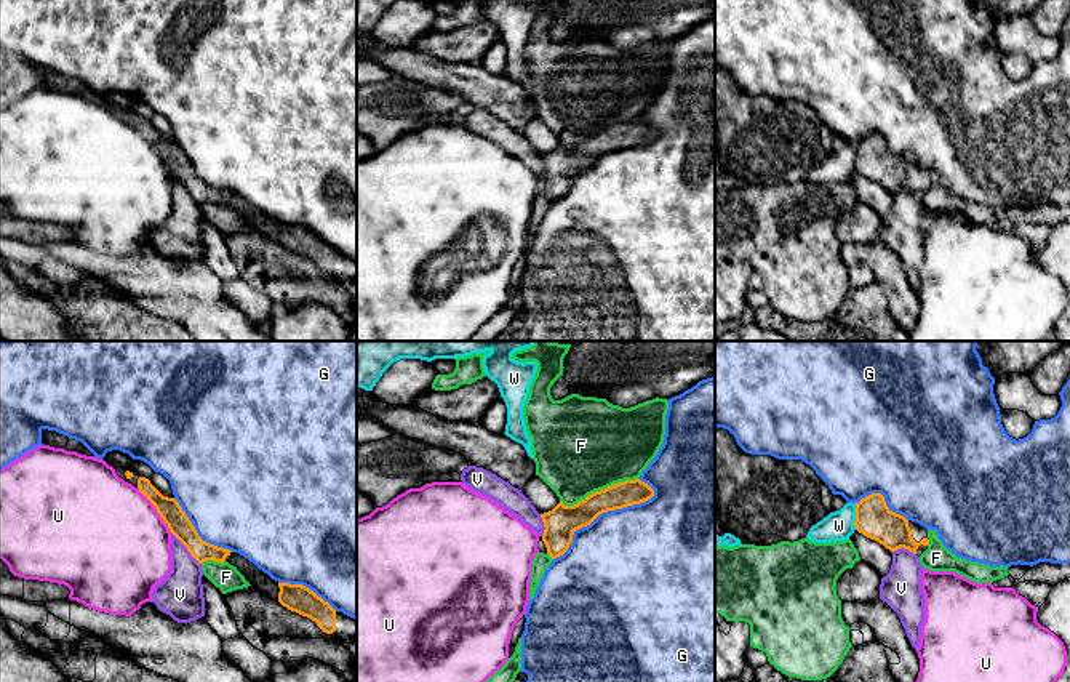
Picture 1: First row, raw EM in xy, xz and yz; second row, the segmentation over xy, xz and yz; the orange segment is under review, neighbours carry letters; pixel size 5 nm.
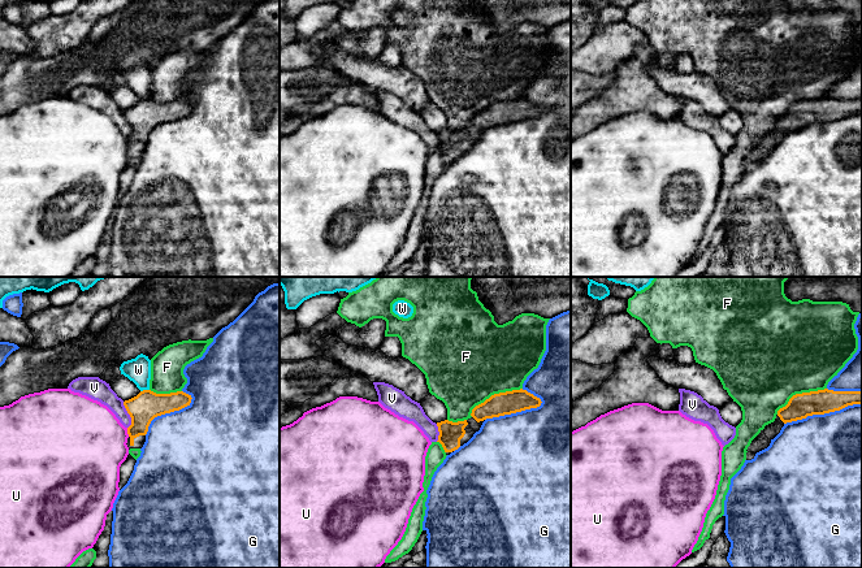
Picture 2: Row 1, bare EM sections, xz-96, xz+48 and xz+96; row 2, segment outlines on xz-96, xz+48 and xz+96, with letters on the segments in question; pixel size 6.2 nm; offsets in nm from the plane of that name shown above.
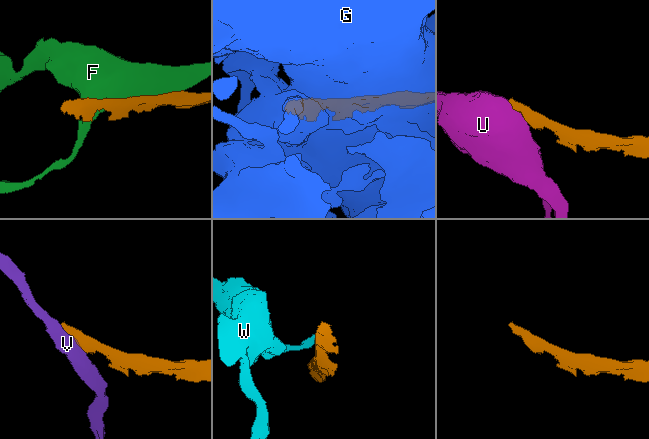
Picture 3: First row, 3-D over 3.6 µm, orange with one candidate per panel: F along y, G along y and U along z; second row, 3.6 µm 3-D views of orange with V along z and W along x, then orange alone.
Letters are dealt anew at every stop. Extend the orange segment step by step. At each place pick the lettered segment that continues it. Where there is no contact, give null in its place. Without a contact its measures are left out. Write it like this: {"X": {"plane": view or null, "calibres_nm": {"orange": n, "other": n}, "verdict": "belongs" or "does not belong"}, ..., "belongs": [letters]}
{"F": {"plane": "xz", "calibres_nm": {"orange": 160, "other": 480}, "verdict": "does not belong"}, "G": {"plane": "xz", "calibres_nm": {"orange": 160, "other": 480}, "verdict": "does not belong"}, "U": {"plane": "xy", "calibres_nm": {"orange": 110, "other": 500}, "verdict": "does not belong"}, "V": {"plane": "xy", "calibres_nm": {"orange": 110, "other": 220}, "verdict": "does not belong"}, "W": {"plane": "yz", "calibres_nm": {"orange": 190, "other": 150}, "verdict": "does not belong"}, "belongs": []}

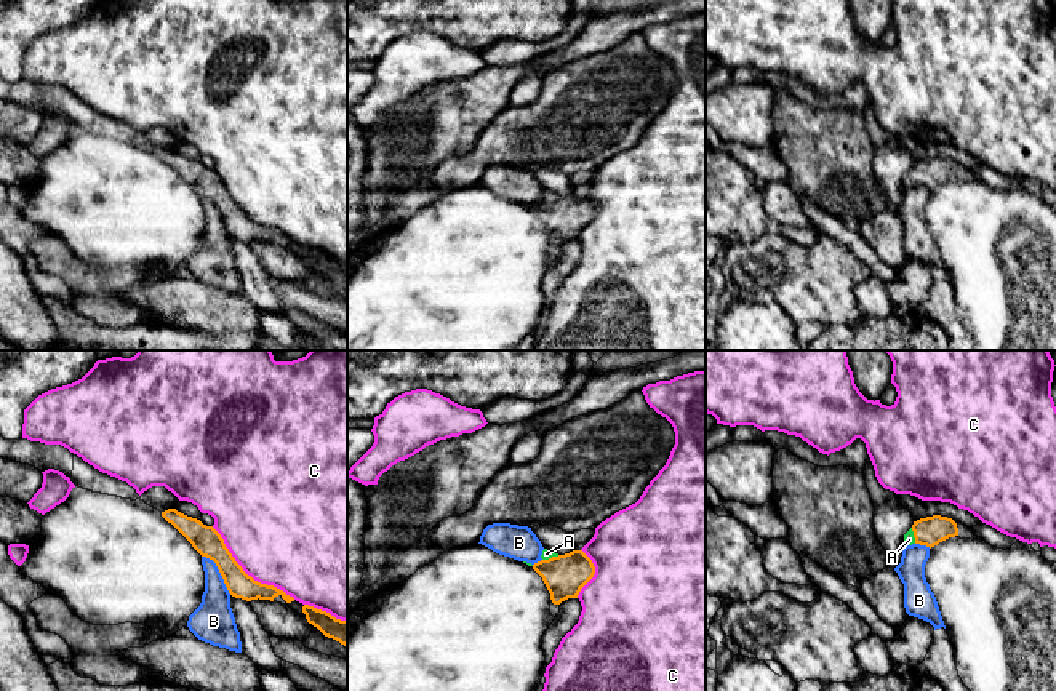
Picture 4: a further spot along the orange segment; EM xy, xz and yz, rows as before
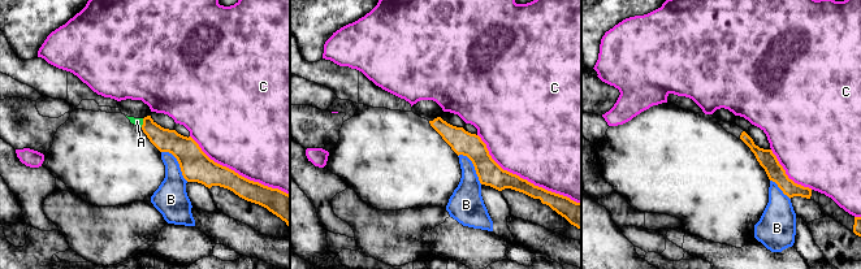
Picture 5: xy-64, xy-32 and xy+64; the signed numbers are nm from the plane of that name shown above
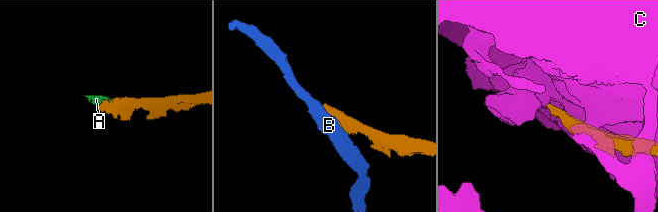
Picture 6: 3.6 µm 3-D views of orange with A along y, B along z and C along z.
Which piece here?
{"A": {"plane": "xz", "calibres_nm": {"orange": 200, "other": 50}, "verdict": "belongs"}, "B": {"plane": "xy", "calibres_nm": {"orange": 150, "other": 200}, "verdict": "does not belong"}, "C": {"plane": "xy", "calibres_nm": {"orange": 140, "other": 480}, "verdict": "does not belong"}, "belongs": ["A"]}

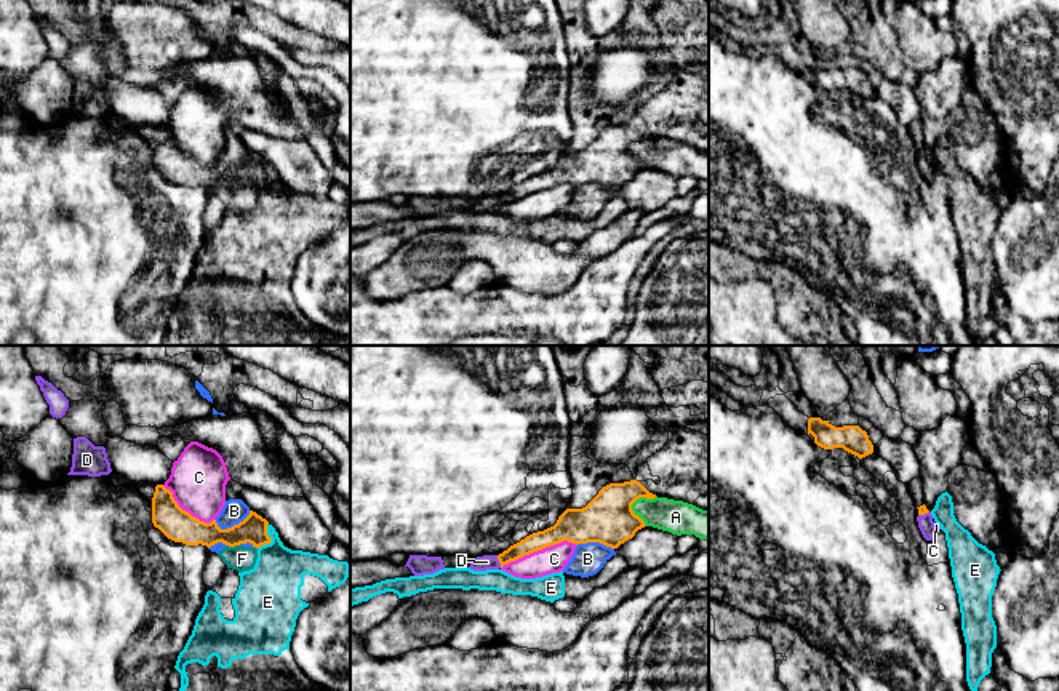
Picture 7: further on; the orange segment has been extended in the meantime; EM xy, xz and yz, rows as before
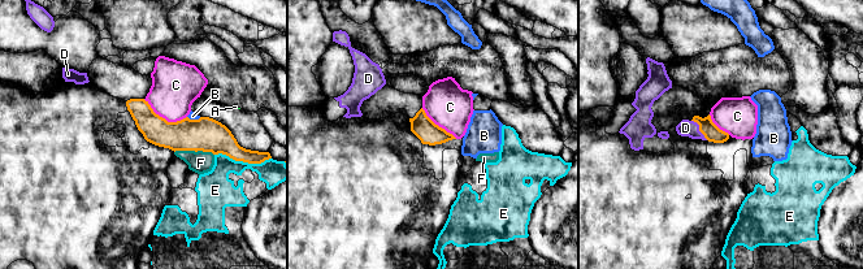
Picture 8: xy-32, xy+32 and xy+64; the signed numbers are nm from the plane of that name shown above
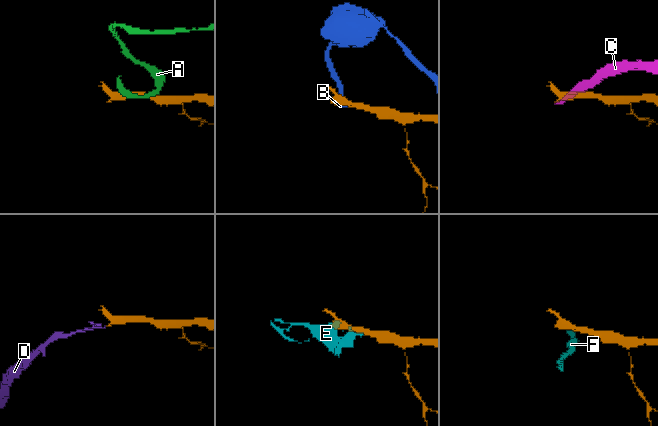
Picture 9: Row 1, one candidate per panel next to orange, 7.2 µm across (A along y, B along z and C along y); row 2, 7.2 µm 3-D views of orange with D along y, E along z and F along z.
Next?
{"A": {"plane": "xz", "calibres_nm": {"orange": 260, "other": 170}, "verdict": "does not belong"}, "B": {"plane": "xy", "calibres_nm": {"orange": 150, "other": 120}, "verdict": "does not belong"}, "C": {"plane": "xz", "calibres_nm": {"orange": 180, "other": 140}, "verdict": "does not belong"}, "D": {"plane": "xz", "calibres_nm": {"orange": 90, "other": 80}, "verdict": "belongs"}, "E": {"plane": "xy", "calibres_nm": {"orange": 140, "other": 280}, "verdict": "does not belong"}, "F": {"plane": "xy", "calibres_nm": {"orange": 140, "other": 130}, "verdict": "does not belong"}, "belongs": ["D"]}

